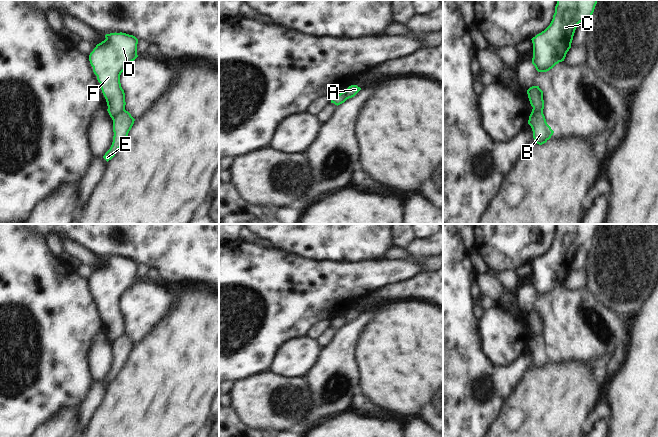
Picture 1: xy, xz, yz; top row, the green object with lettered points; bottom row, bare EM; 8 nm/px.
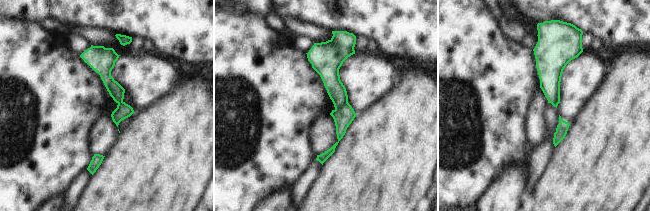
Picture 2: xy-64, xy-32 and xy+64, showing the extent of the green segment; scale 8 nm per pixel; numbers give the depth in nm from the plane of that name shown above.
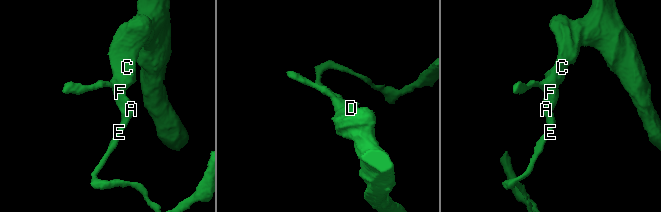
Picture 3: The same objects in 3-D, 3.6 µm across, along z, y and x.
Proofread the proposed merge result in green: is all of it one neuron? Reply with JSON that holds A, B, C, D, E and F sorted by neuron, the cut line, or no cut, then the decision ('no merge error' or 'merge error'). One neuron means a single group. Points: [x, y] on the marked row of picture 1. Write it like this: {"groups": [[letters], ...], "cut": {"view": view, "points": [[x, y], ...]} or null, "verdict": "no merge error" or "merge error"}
{"groups": [["A", "B", "E"], ["C", "D", "F"]], "cut": {"view": "xy", "points": [[124, 109], [111, 117]]}, "verdict": "merge error"}

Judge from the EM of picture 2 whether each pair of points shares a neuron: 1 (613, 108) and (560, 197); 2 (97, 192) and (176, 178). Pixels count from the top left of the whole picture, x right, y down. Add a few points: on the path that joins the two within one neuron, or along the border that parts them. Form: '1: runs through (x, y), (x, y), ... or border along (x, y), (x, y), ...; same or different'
1: runs through (613, 130), (613, 140), (582, 175); same
2: runs through (117, 192), (141, 192), (156, 178); same

